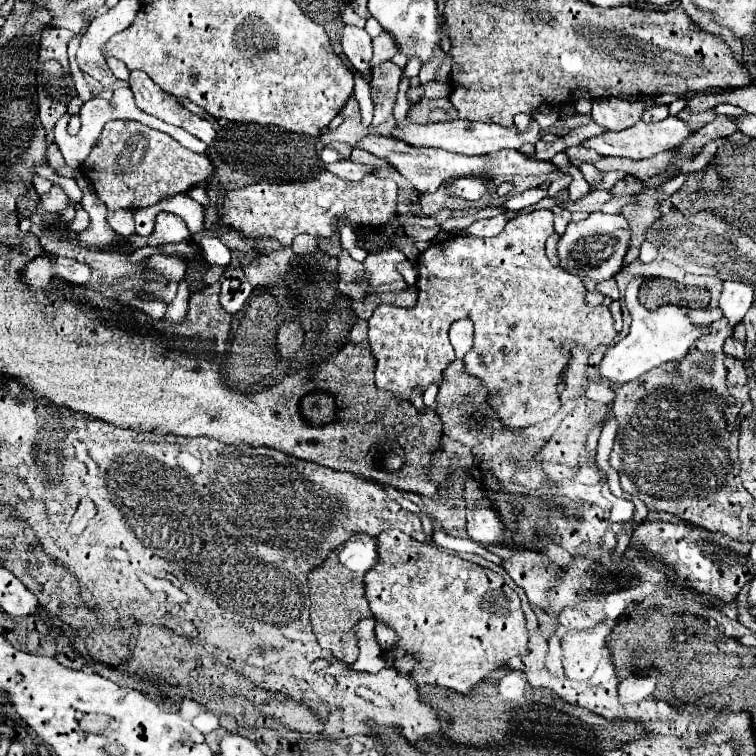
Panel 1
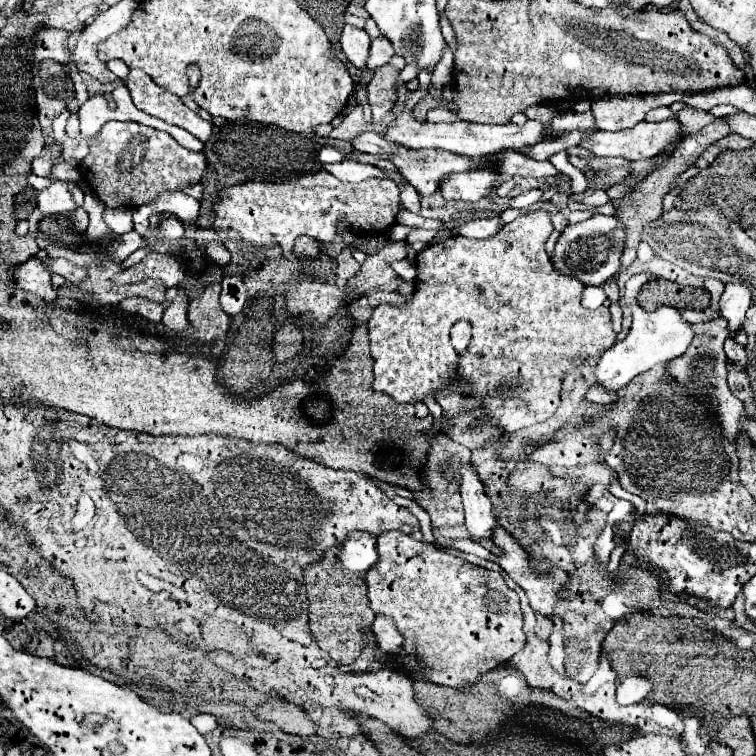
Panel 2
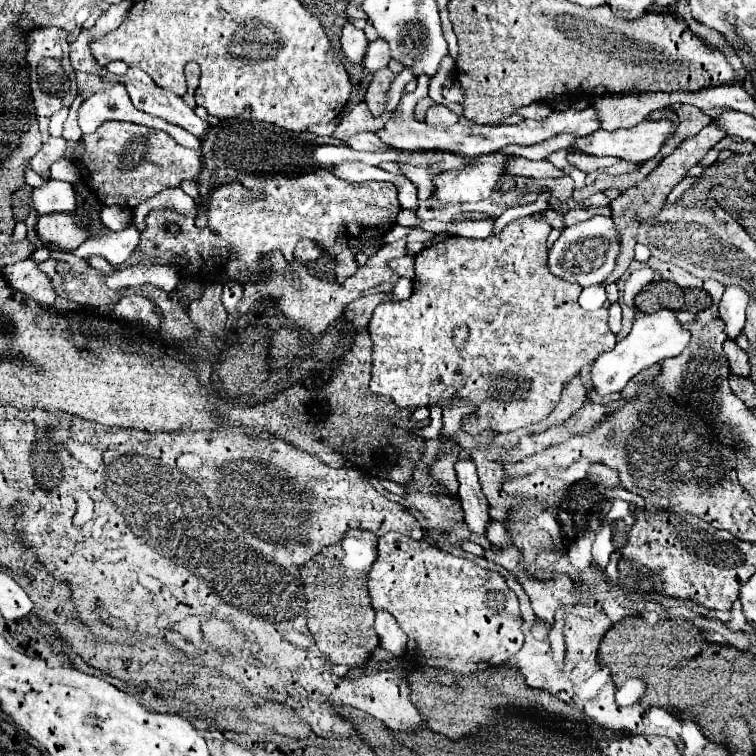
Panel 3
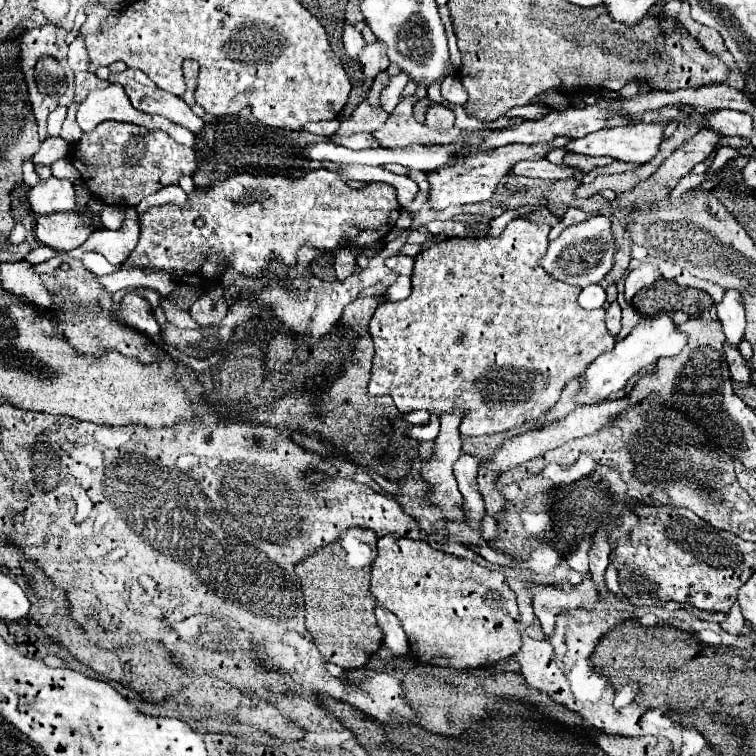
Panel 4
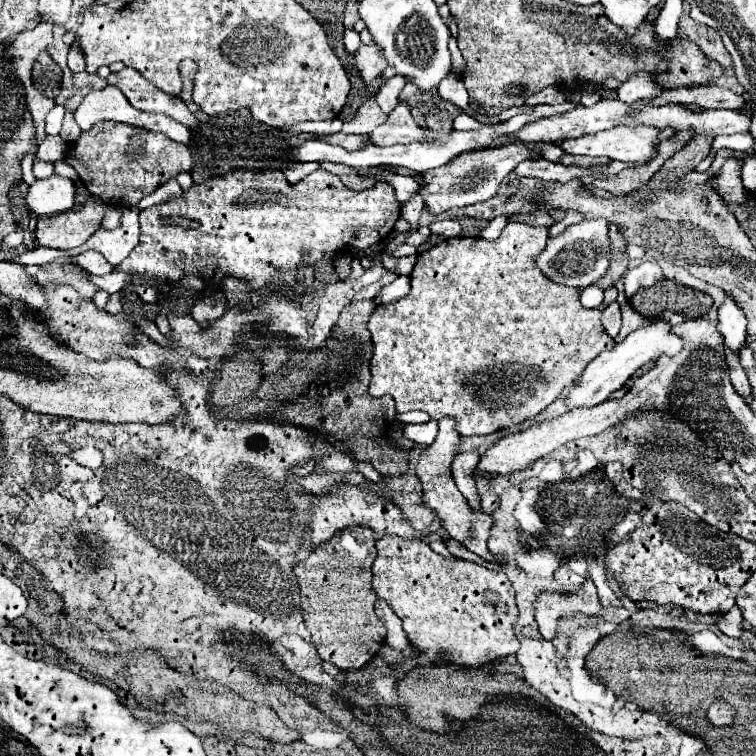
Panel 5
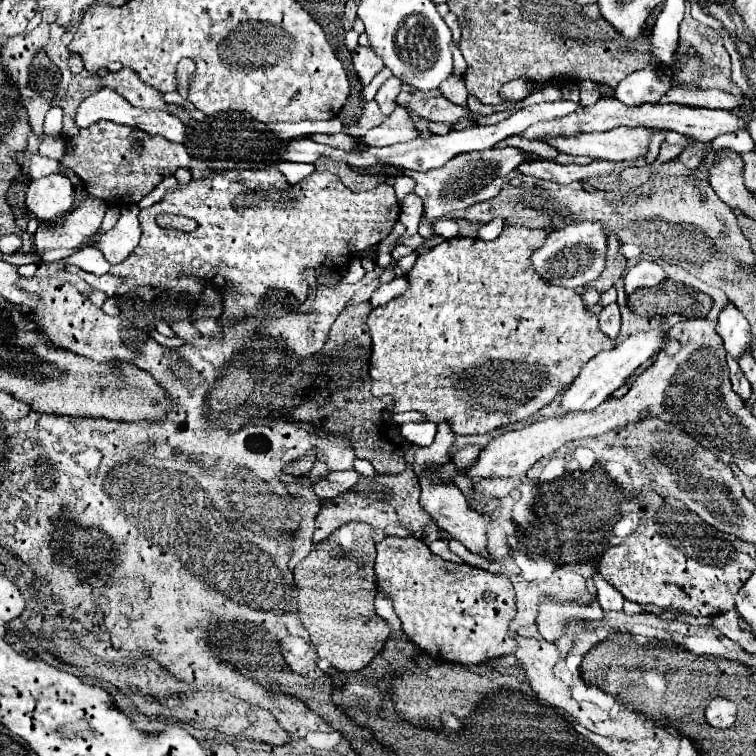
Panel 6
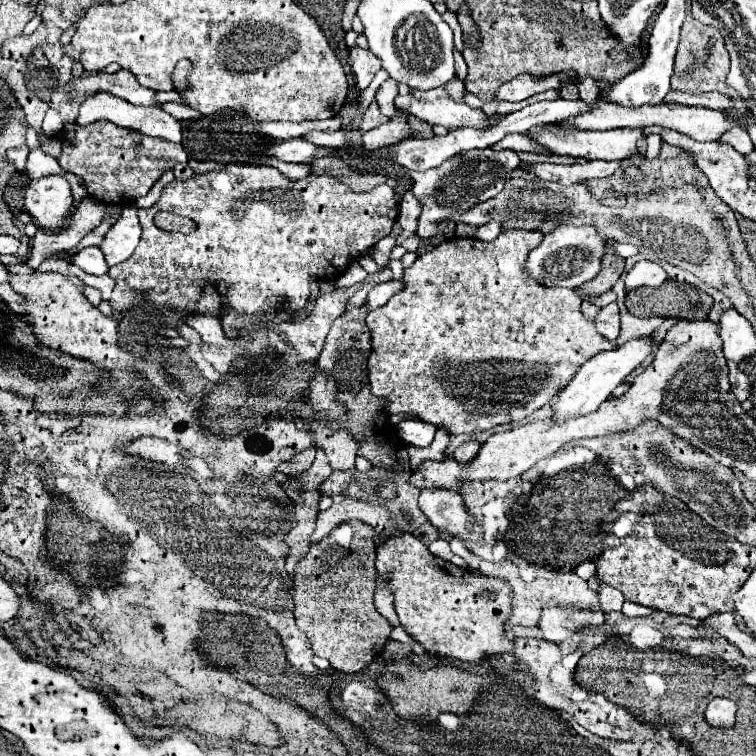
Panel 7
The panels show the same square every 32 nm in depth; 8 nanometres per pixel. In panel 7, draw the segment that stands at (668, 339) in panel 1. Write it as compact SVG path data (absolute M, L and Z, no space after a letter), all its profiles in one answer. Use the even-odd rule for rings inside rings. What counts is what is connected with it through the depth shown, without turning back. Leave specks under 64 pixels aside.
M652 334L648 336L642 336L642 338L632 338L628 340L626 344L618 346L616 350L610 350L610 352L600 352L598 356L590 358L580 370L578 374L564 386L564 390L558 392L558 398L554 402L554 418L560 422L560 420L566 420L568 416L576 416L576 414L588 414L588 412L594 412L594 408L598 408L610 394L616 386L620 386L624 382L624 378L636 368L640 366L648 354L654 352L654 348L660 346L656 342L656 338Z

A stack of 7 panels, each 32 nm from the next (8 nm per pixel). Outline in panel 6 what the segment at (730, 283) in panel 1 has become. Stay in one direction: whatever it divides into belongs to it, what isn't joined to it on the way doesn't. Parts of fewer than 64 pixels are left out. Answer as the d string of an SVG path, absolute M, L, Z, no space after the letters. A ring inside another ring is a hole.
M728 302L718 316L718 334L722 336L724 348L730 356L738 358L742 352L750 350L750 326L732 302Z

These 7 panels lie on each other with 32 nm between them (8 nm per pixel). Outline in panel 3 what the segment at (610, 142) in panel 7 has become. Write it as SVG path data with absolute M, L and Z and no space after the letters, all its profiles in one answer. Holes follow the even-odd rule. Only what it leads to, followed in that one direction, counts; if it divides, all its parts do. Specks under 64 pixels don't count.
M660 120L660 122L640 122L636 124L634 128L620 128L620 130L596 130L592 132L592 136L584 136L580 138L574 148L586 152L586 154L592 154L592 156L616 156L616 158L622 158L622 160L628 160L628 162L644 162L644 160L650 160L654 158L660 148L666 144L666 140L670 140L674 136L674 122L672 120Z

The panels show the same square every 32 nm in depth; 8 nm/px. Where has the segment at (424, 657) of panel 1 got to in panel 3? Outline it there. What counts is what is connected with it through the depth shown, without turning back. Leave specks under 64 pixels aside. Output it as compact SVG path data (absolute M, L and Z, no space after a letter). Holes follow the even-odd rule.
M388 532L380 536L378 560L368 572L368 590L372 608L392 614L402 632L408 636L404 658L416 668L428 666L434 670L444 670L444 674L436 676L440 684L452 686L460 678L498 666L510 660L524 646L518 596L506 586L504 576L484 570L464 558L442 552L424 540L412 540L408 536L400 536L400 532Z

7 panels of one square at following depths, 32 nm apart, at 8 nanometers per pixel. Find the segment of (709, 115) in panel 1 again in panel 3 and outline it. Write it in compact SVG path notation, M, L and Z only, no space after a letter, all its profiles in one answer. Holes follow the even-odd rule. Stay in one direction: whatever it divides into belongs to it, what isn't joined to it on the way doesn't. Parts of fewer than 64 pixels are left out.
M682 106L678 112L678 132L670 142L680 142L688 136L694 136L696 132L700 132L704 126L708 126L714 118L704 114L702 110L694 108L694 106Z

